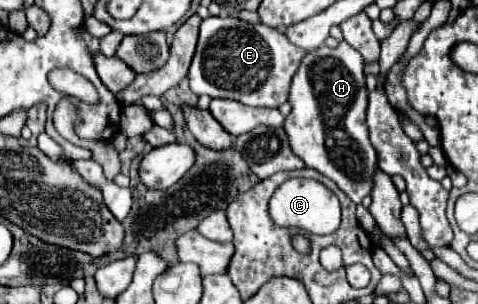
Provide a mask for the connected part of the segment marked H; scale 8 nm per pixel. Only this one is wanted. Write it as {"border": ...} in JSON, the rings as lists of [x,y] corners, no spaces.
{"border":[[[344,44],[336,48],[320,46],[308,52],[294,72],[288,102],[292,112],[286,116],[284,130],[294,154],[336,182],[336,186],[354,202],[360,204],[372,190],[372,176],[376,170],[376,150],[368,138],[366,104],[368,90],[364,86],[364,60]]]}

